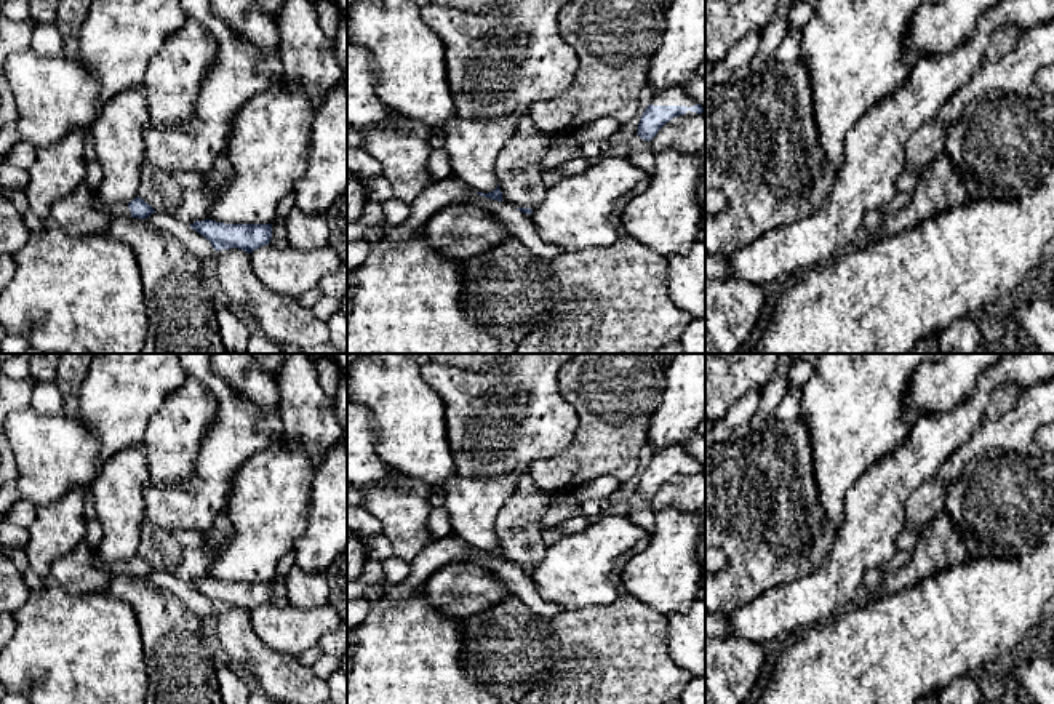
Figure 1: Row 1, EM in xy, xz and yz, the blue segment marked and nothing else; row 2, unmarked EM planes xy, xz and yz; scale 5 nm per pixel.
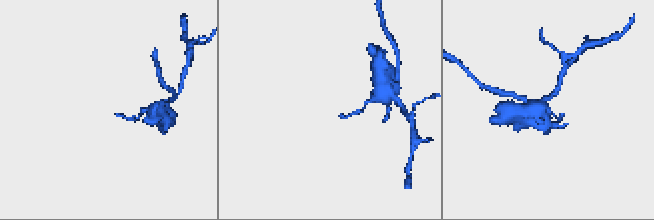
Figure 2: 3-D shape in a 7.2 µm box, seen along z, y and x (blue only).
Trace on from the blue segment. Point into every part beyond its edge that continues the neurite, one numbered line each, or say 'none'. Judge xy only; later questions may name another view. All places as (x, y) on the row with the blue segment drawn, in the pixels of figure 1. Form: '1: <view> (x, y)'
1: xy (117, 208)

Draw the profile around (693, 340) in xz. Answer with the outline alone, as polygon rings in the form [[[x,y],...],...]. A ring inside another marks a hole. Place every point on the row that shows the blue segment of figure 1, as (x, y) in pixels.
[[[693,318],[680,342],[685,354],[705,354],[705,318]]]

